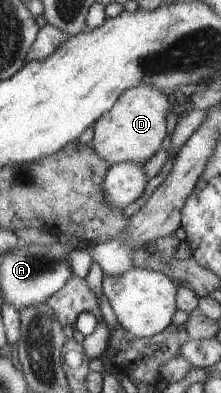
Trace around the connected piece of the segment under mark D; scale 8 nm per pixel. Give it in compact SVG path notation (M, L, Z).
M155 85L131 87L120 96L120 100L108 113L94 124L94 136L90 145L113 165L131 161L142 165L162 150L167 138L167 117L171 110L169 98Z

